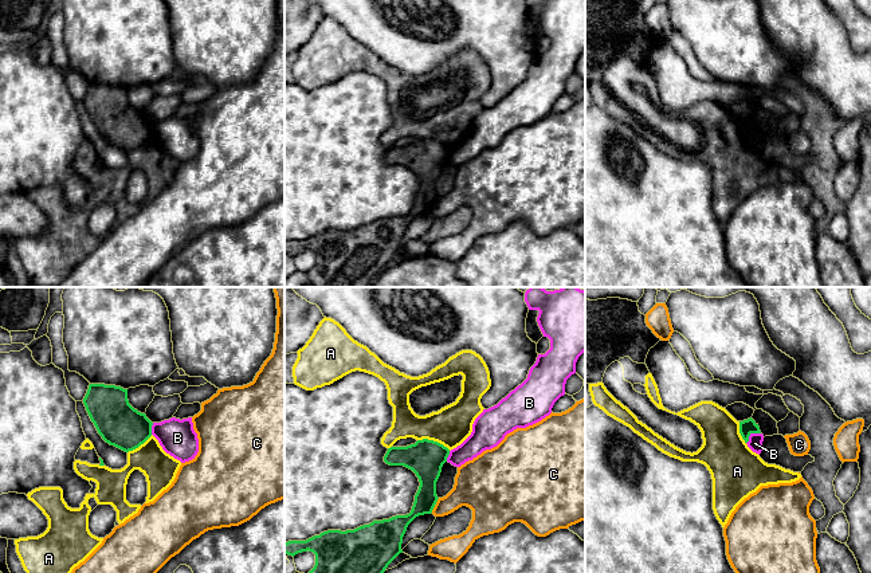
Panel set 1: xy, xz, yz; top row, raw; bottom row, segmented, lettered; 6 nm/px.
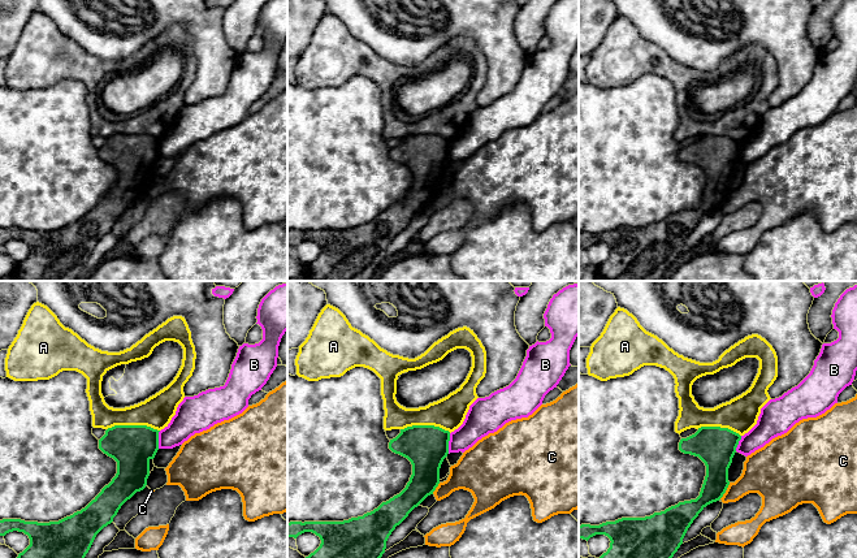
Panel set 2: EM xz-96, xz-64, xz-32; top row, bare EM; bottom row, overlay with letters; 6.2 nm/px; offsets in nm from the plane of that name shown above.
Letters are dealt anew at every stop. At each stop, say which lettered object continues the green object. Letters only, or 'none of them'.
none of them

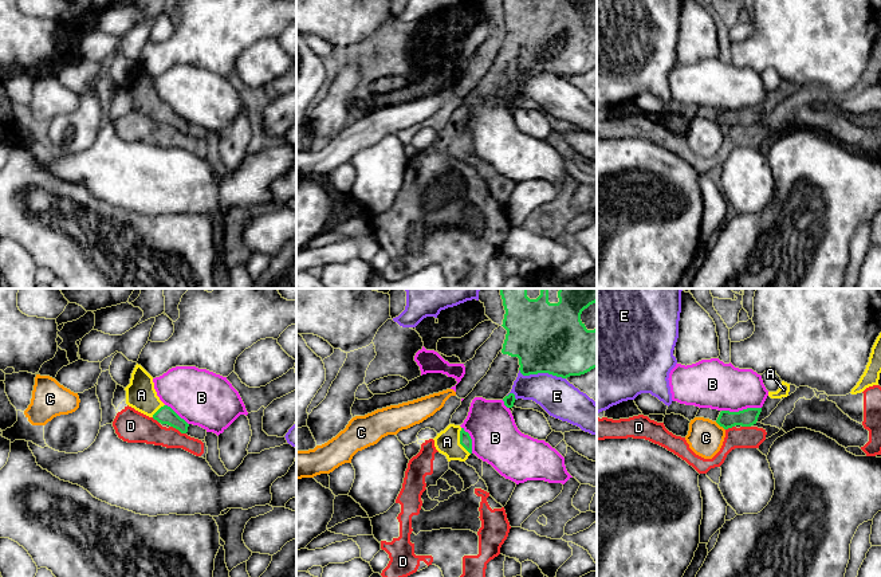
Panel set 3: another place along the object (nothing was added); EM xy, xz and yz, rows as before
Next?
A

